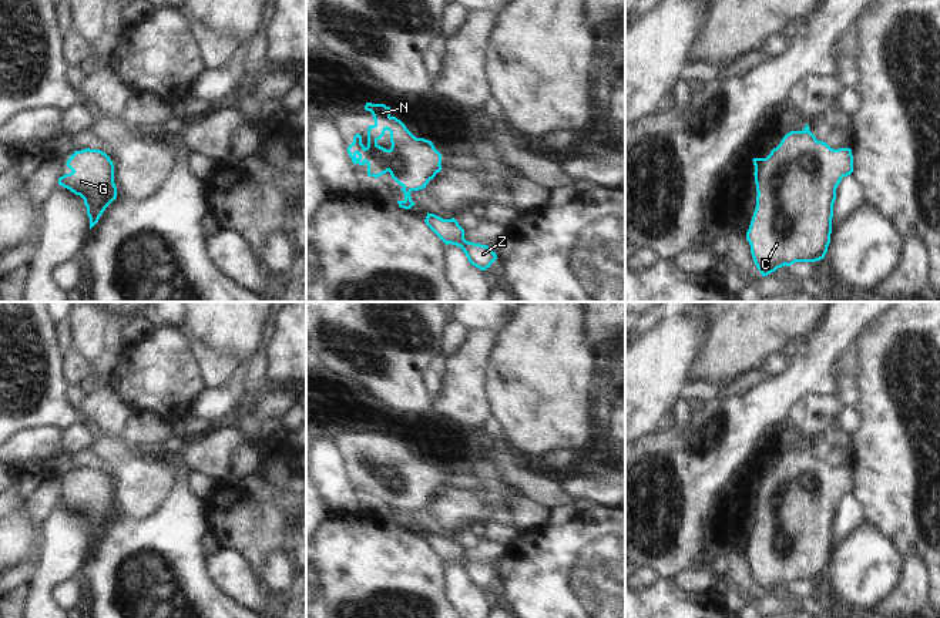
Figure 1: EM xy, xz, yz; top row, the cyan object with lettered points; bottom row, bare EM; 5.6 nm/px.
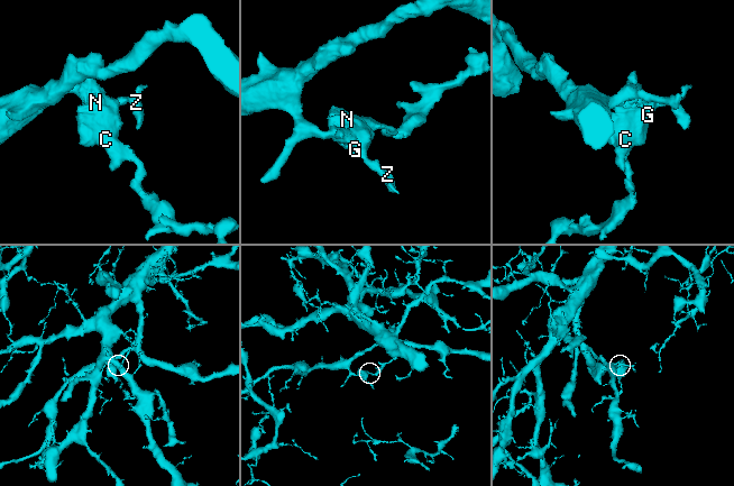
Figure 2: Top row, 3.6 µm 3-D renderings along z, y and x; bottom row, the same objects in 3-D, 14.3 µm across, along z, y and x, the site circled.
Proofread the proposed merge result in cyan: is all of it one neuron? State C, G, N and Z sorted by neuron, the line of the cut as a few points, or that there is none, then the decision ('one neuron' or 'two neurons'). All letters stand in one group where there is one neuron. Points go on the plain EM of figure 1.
C G N Z; no cut; one neuron

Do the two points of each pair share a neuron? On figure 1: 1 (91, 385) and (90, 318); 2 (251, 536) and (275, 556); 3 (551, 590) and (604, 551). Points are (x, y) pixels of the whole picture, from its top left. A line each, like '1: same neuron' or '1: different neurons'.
1: same neuron
2: different neurons
3: same neuron

